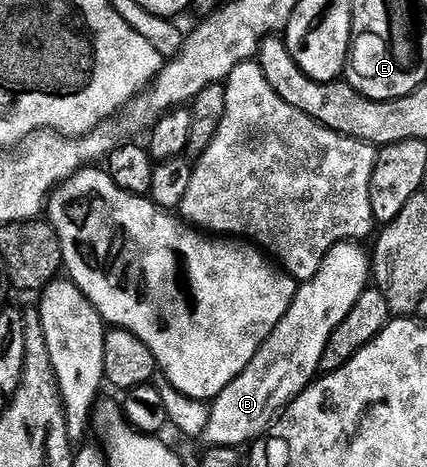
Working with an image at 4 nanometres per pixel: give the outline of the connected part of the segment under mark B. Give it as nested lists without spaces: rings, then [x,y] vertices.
[[[353,242],[337,243],[326,255],[316,277],[305,280],[294,295],[288,313],[252,357],[252,361],[213,400],[204,434],[210,447],[241,448],[261,439],[270,424],[319,374],[324,349],[332,333],[352,313],[352,305],[368,290],[372,259]]]

